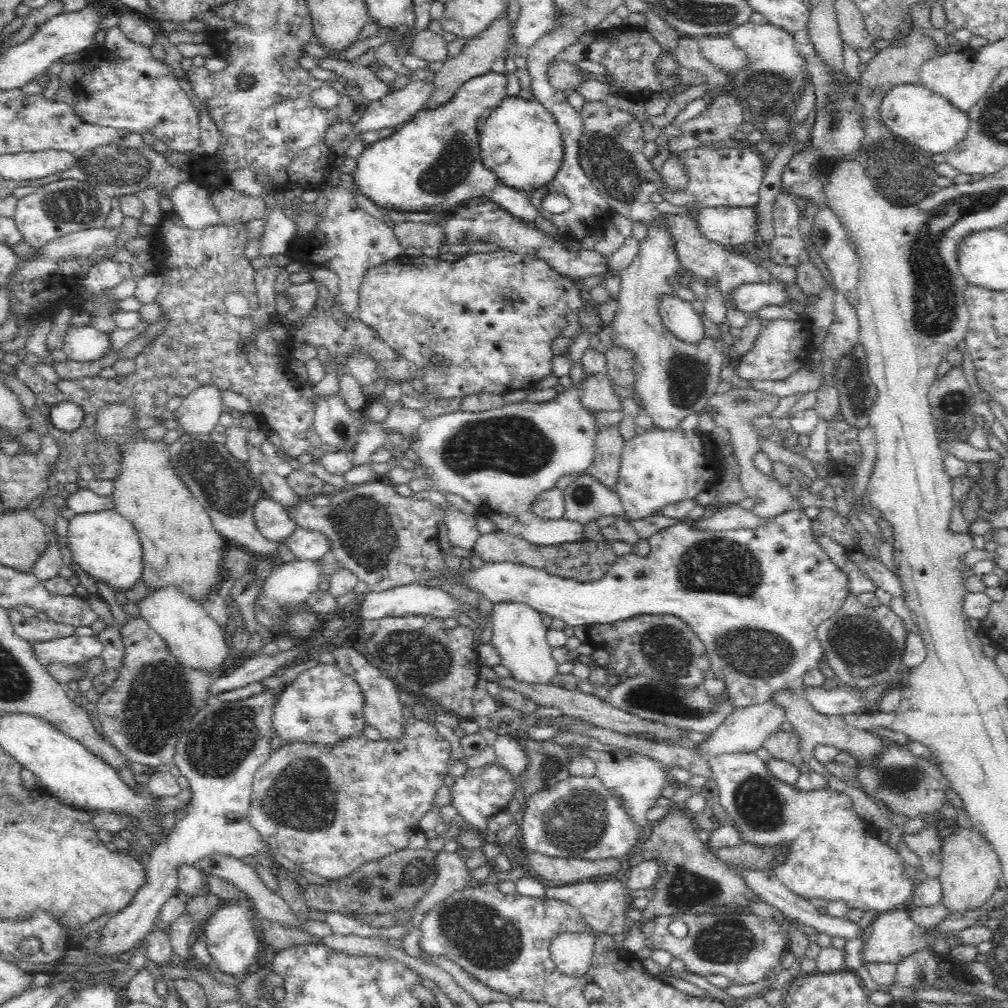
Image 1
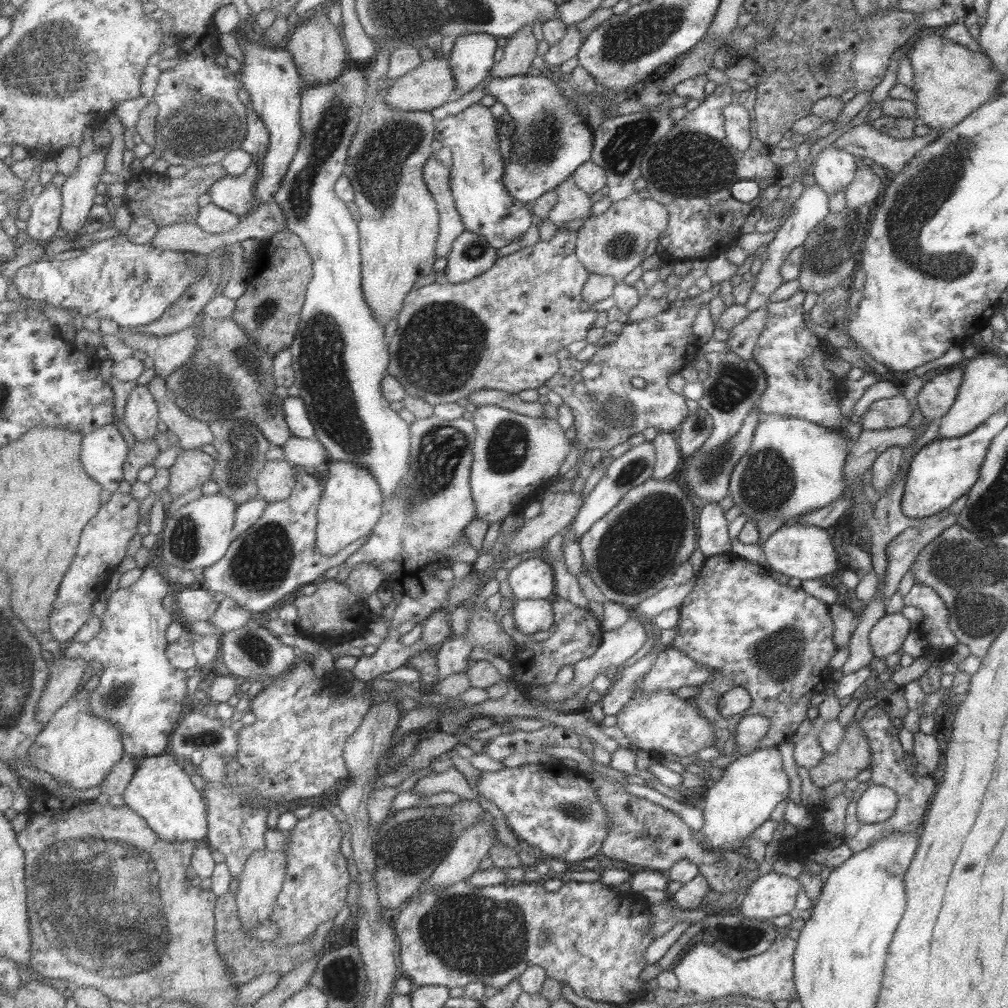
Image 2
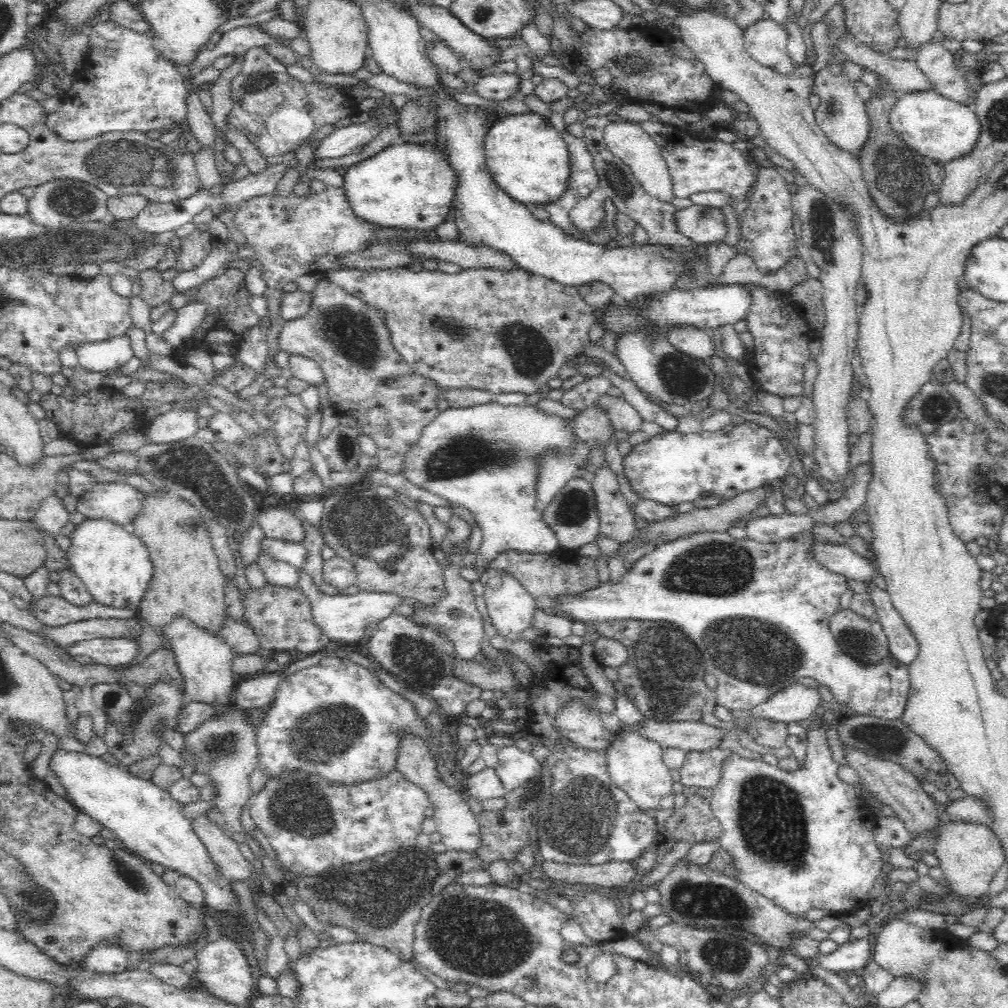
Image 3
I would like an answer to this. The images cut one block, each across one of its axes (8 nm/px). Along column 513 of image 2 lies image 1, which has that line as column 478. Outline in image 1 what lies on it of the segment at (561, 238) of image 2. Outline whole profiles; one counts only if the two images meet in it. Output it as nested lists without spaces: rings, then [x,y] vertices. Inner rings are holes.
[[[494,250],[490,253],[473,253],[459,258],[453,263],[442,261],[439,258],[420,256],[410,257],[407,254],[398,256],[385,264],[370,268],[363,277],[359,289],[359,306],[357,316],[372,328],[398,355],[404,356],[418,369],[418,376],[427,384],[427,392],[436,399],[449,399],[488,392],[501,395],[518,389],[533,389],[537,382],[552,374],[552,340],[560,337],[560,330],[568,326],[566,314],[580,312],[580,308],[586,308],[588,302],[582,300],[580,290],[575,282],[563,279],[556,272],[551,271],[542,260],[531,259],[530,256],[515,256],[512,252]]]

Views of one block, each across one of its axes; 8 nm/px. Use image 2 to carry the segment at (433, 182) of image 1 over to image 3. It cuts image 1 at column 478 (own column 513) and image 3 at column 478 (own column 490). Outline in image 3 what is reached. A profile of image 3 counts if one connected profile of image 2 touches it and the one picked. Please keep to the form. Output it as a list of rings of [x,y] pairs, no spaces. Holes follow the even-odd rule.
[[[493,71],[490,75],[482,75],[471,87],[478,96],[490,100],[504,100],[517,94],[520,79],[519,71],[514,73]]]

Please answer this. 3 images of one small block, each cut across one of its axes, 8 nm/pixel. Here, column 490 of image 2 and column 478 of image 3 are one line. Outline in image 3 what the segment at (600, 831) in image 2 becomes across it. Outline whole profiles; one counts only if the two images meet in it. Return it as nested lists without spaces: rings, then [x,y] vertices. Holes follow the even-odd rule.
[[[486,767],[477,773],[470,774],[464,778],[463,783],[465,794],[478,801],[503,797],[507,791],[494,768]]]

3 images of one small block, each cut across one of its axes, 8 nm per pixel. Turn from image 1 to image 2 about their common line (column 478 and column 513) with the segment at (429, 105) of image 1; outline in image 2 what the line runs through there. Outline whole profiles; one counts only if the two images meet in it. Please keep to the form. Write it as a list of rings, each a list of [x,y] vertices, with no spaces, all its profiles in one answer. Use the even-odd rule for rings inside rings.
[[[533,25],[523,26],[509,38],[503,48],[503,58],[494,66],[491,78],[505,78],[529,74],[533,60],[537,58],[539,40],[533,34]]]

